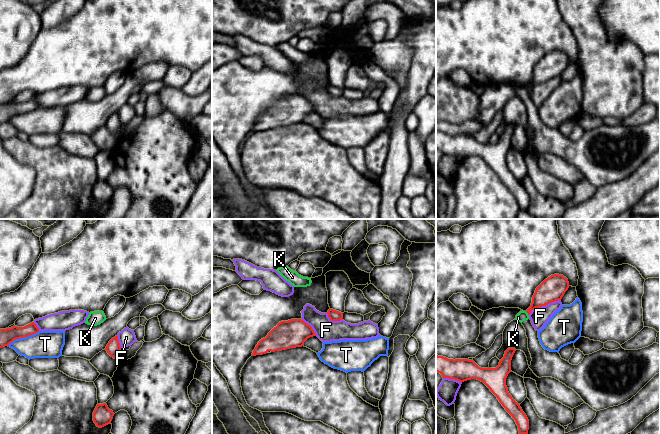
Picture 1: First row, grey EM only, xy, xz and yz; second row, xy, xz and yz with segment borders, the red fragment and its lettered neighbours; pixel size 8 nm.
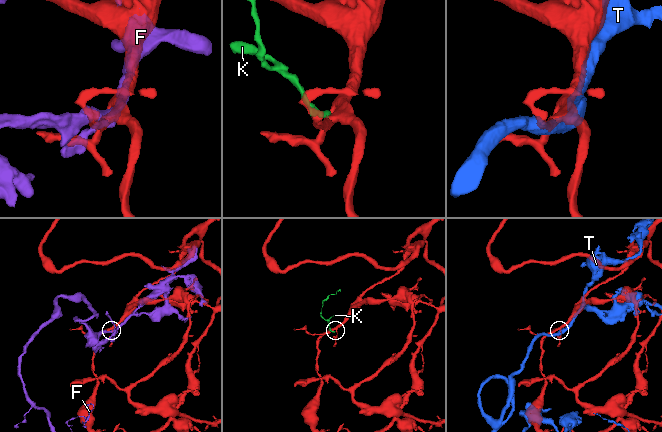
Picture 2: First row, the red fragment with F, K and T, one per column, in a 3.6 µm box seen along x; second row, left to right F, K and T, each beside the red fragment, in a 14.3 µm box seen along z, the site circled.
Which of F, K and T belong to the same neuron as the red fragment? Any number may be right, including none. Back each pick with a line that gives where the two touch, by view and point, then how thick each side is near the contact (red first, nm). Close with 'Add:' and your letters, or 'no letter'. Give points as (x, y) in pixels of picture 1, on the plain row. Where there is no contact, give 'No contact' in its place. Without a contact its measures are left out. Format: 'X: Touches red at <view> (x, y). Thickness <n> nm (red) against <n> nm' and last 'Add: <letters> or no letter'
Add: no letter

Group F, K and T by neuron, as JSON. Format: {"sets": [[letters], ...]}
{"sets": [["F"], ["K"], ["T"]]}

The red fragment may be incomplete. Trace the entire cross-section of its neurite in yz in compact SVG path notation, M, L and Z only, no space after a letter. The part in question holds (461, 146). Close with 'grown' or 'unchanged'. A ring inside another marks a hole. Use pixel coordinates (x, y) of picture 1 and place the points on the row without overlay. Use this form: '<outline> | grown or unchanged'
M508 124L496 144L481 144L473 136L453 136L436 131L436 148L440 149L443 154L459 158L471 155L483 158L515 196L519 210L527 211L529 196L520 181L509 170L506 162L506 154L511 148L511 136L515 127L515 124Z | unchanged

